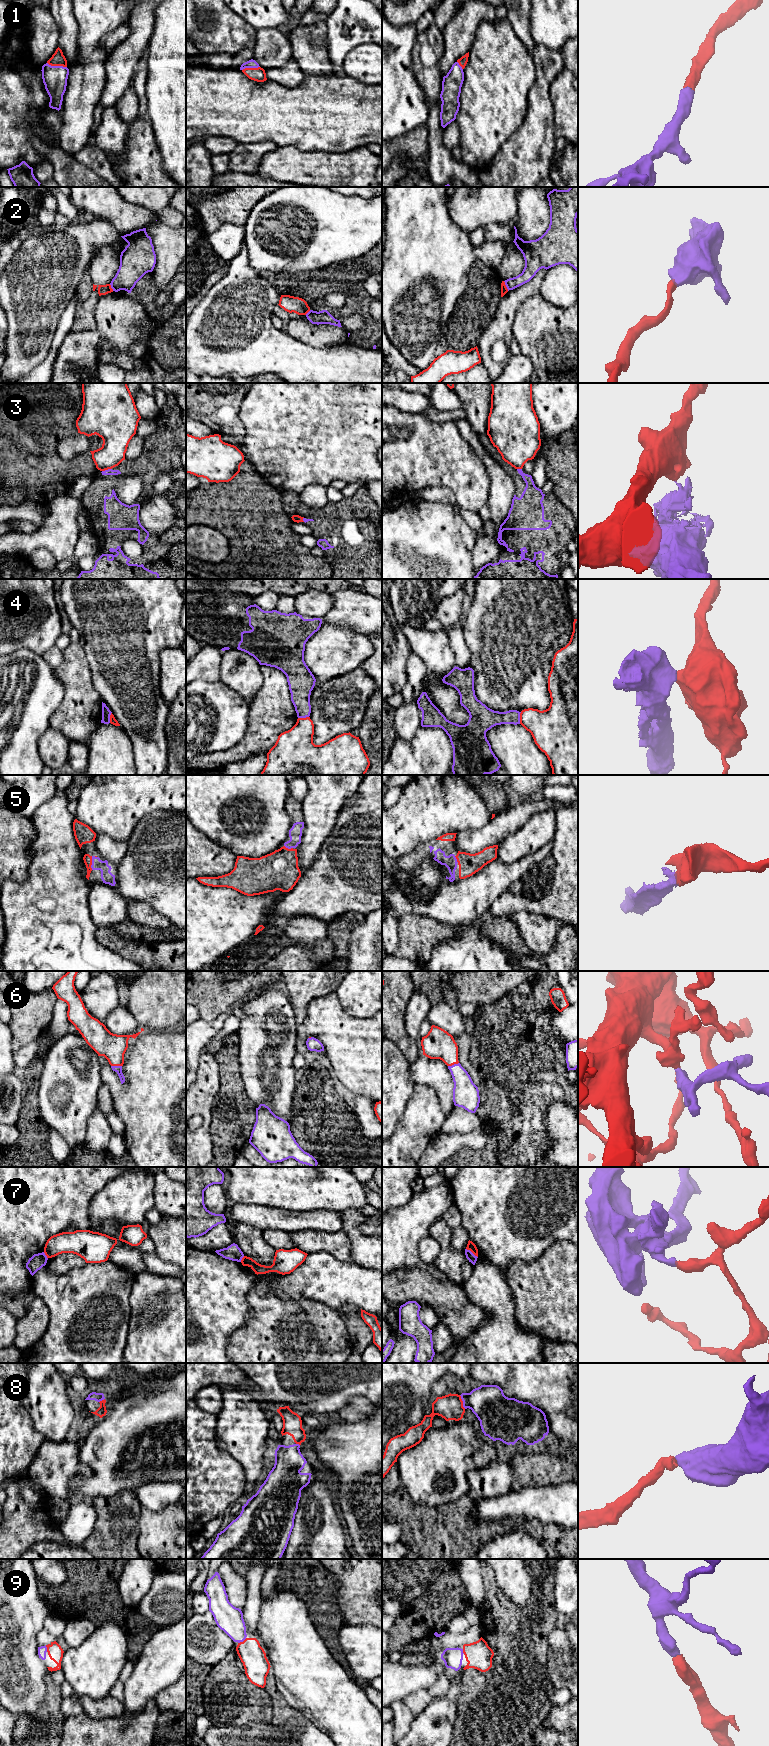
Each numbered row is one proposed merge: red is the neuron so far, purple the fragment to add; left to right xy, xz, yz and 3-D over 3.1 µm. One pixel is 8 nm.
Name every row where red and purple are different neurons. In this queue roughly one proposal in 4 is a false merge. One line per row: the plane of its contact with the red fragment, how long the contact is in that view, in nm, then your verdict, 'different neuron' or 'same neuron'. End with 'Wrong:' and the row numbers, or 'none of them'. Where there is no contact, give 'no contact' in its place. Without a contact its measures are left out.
1: contact in xy; length 170 nm; same neuron
2: contact in yz; length 90 nm; different neuron
3: contact in xy; length 80 nm; different neuron
4: contact in yz; length 100 nm; different neuron
5: contact in xy; length 110 nm; same neuron
6: contact in xy; length 90 nm; same neuron
7: contact in yz; length 120 nm; different neuron
8: contact in yz; length 120 nm; same neuron
9: contact in xz; length 80 nm; same neuron
Wrong: 2, 3, 4, 7

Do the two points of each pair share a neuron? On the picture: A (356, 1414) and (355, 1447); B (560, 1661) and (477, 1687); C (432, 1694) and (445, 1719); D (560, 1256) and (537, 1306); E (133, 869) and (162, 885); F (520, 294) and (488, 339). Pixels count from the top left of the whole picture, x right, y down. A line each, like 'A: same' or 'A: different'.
A: different
B: different
C: different
D: same
E: same
F: same

